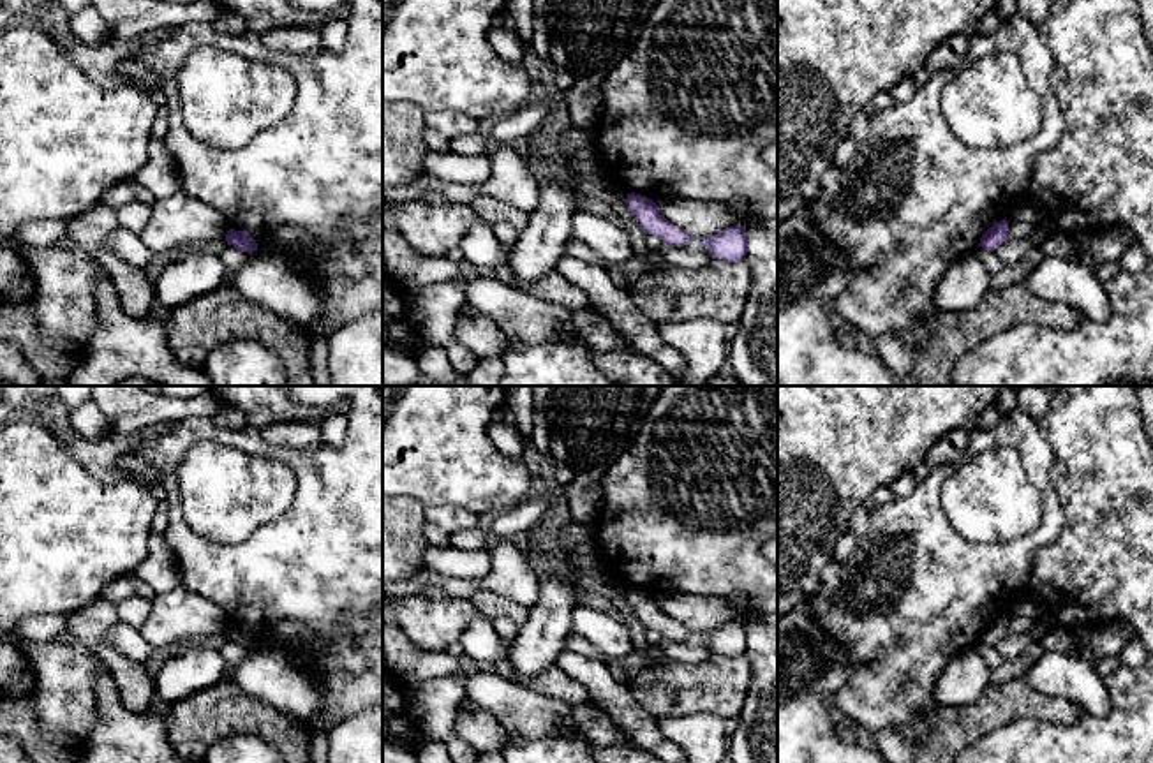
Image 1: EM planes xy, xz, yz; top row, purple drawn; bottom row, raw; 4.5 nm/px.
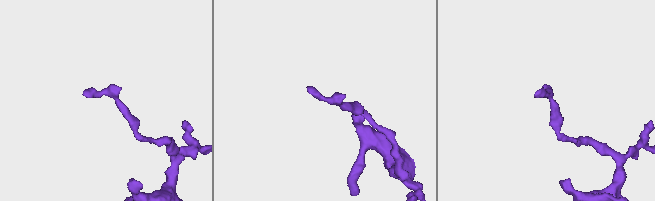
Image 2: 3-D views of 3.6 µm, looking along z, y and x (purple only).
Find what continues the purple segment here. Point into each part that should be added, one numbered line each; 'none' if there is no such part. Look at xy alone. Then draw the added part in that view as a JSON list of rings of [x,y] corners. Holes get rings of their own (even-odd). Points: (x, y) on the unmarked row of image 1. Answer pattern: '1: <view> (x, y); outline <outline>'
none

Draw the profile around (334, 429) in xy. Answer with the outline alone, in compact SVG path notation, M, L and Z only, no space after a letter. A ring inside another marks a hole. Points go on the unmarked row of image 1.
M333 411L321 425L323 442L331 448L342 448L347 433L349 419L346 411Z

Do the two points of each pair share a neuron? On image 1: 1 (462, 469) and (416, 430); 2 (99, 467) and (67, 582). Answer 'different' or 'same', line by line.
1: same
2: different

